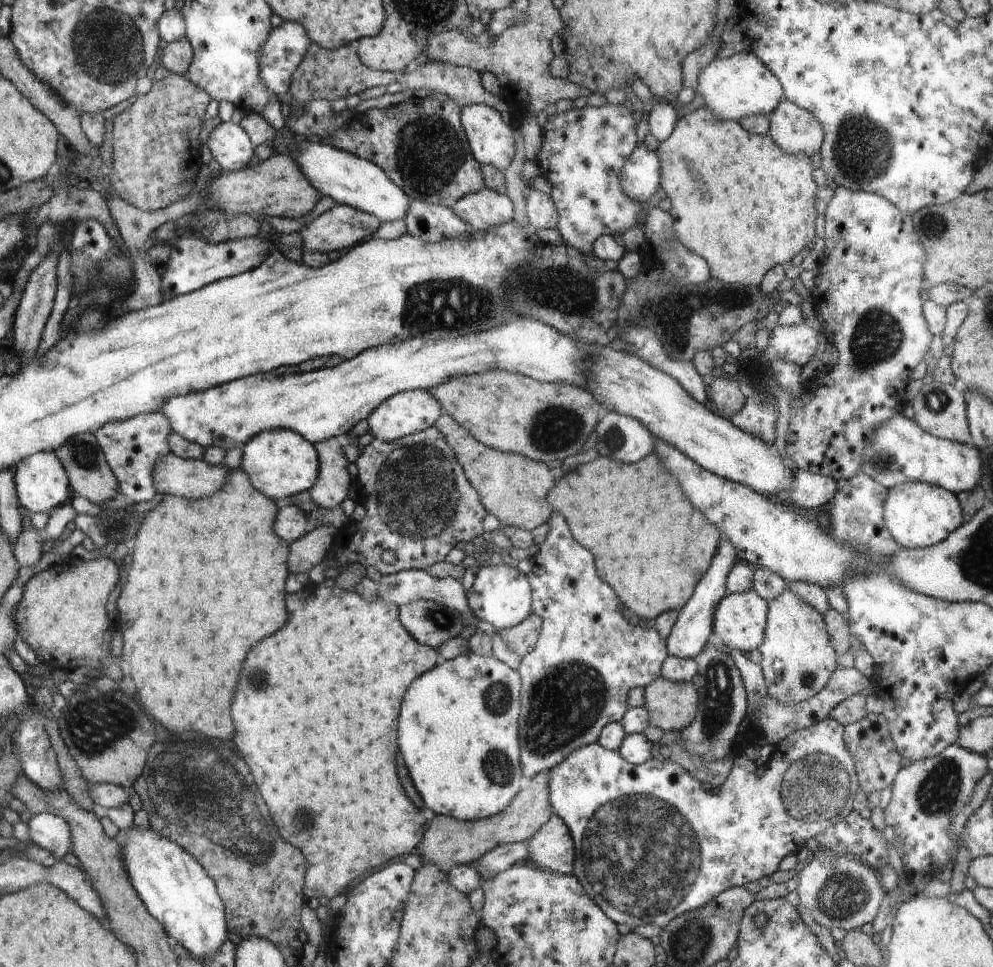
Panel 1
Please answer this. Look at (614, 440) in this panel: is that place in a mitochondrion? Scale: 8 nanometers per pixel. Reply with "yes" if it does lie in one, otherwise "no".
yes

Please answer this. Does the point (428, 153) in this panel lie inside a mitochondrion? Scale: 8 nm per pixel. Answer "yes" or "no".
yes

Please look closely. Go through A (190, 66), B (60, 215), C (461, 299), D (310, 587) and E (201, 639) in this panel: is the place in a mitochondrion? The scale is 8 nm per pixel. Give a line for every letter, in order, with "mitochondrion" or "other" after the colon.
A: other
B: other
C: mitochondrion
D: other
E: other

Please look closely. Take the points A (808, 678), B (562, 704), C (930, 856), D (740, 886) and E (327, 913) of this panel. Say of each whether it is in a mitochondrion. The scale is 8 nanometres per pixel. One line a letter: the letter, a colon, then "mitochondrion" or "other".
A: mitochondrion
B: mitochondrion
C: other
D: other
E: other

